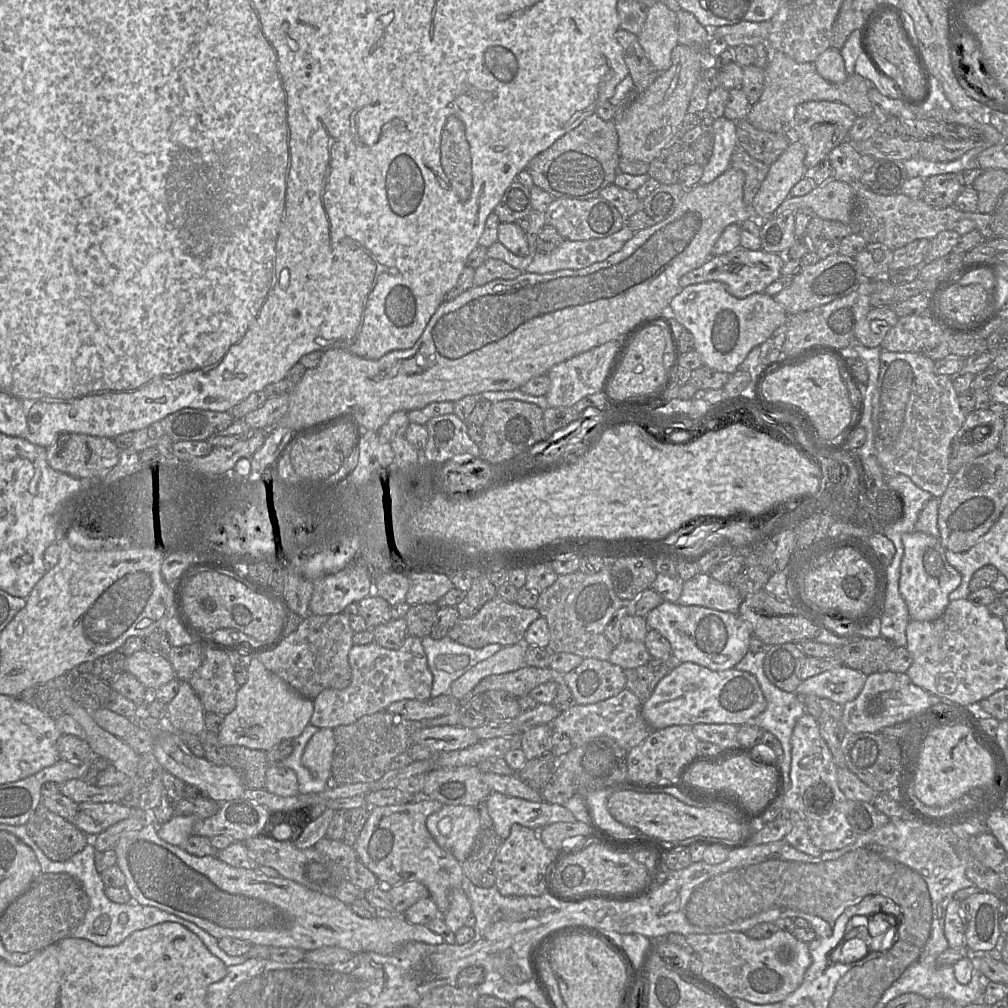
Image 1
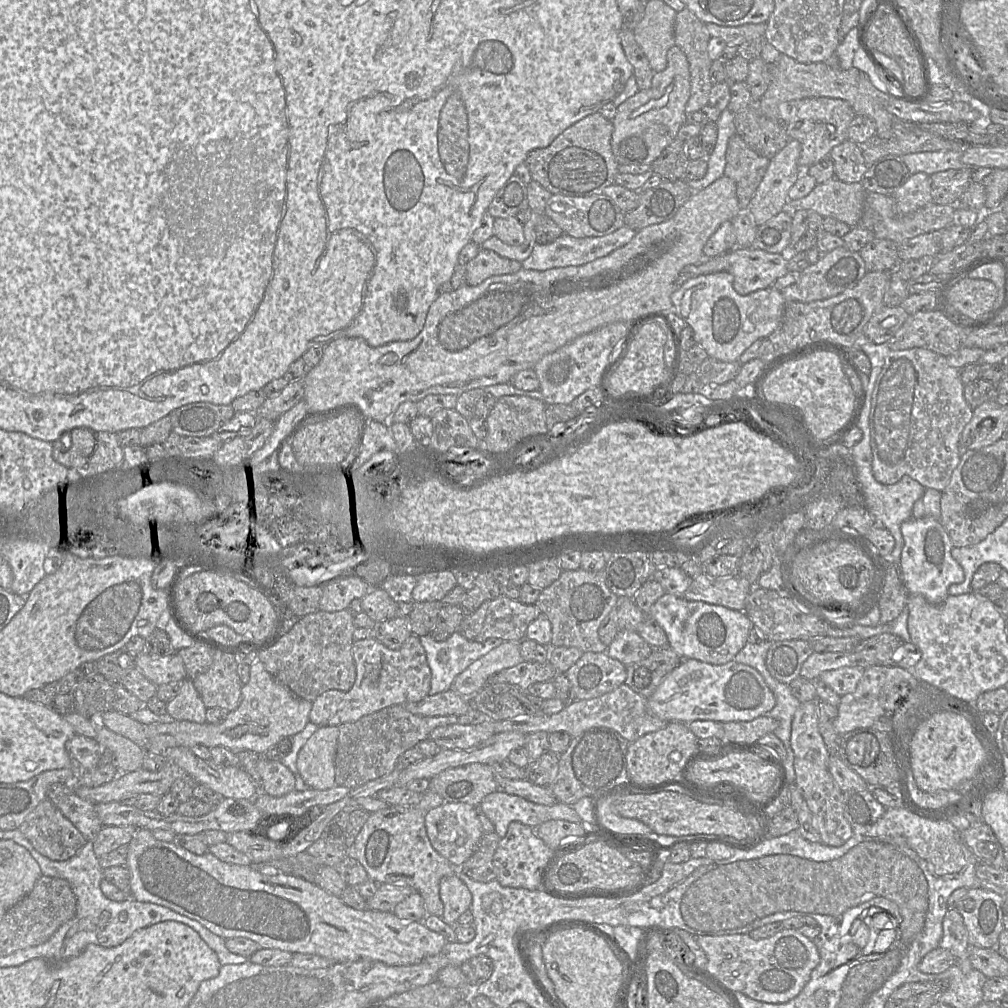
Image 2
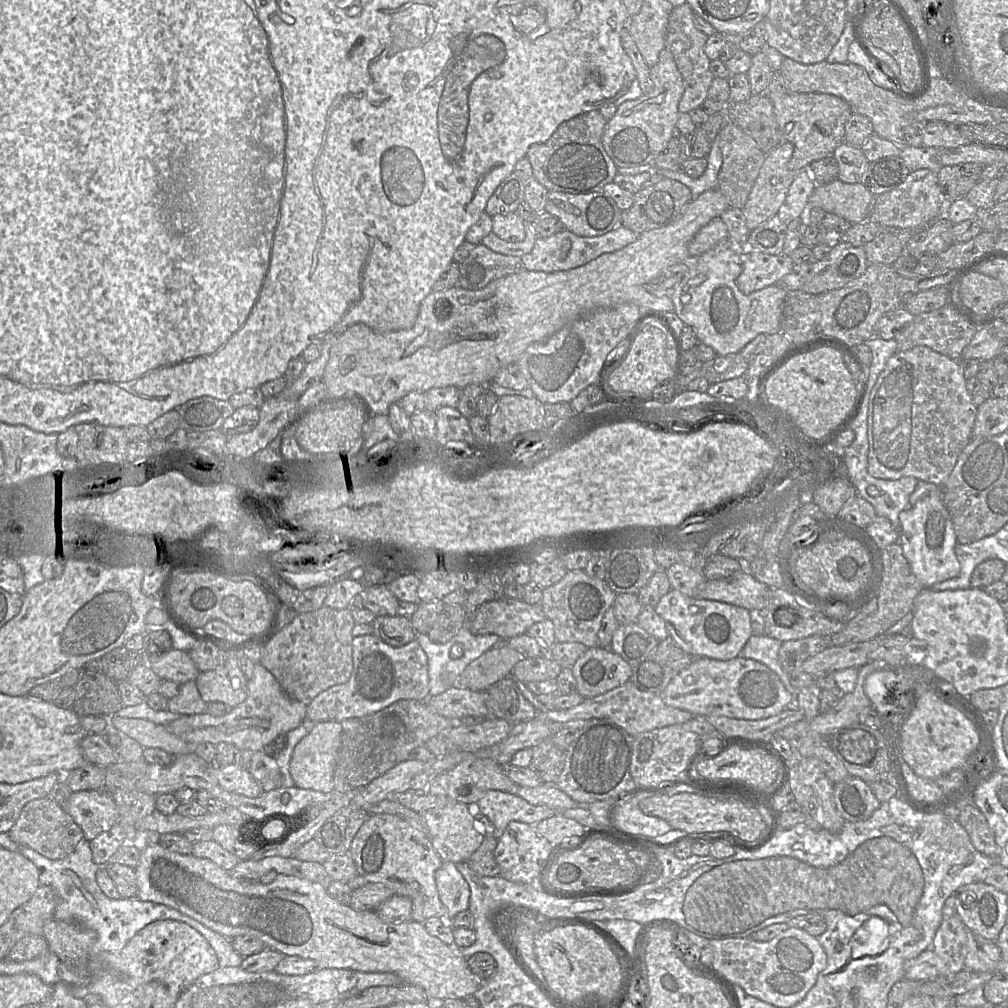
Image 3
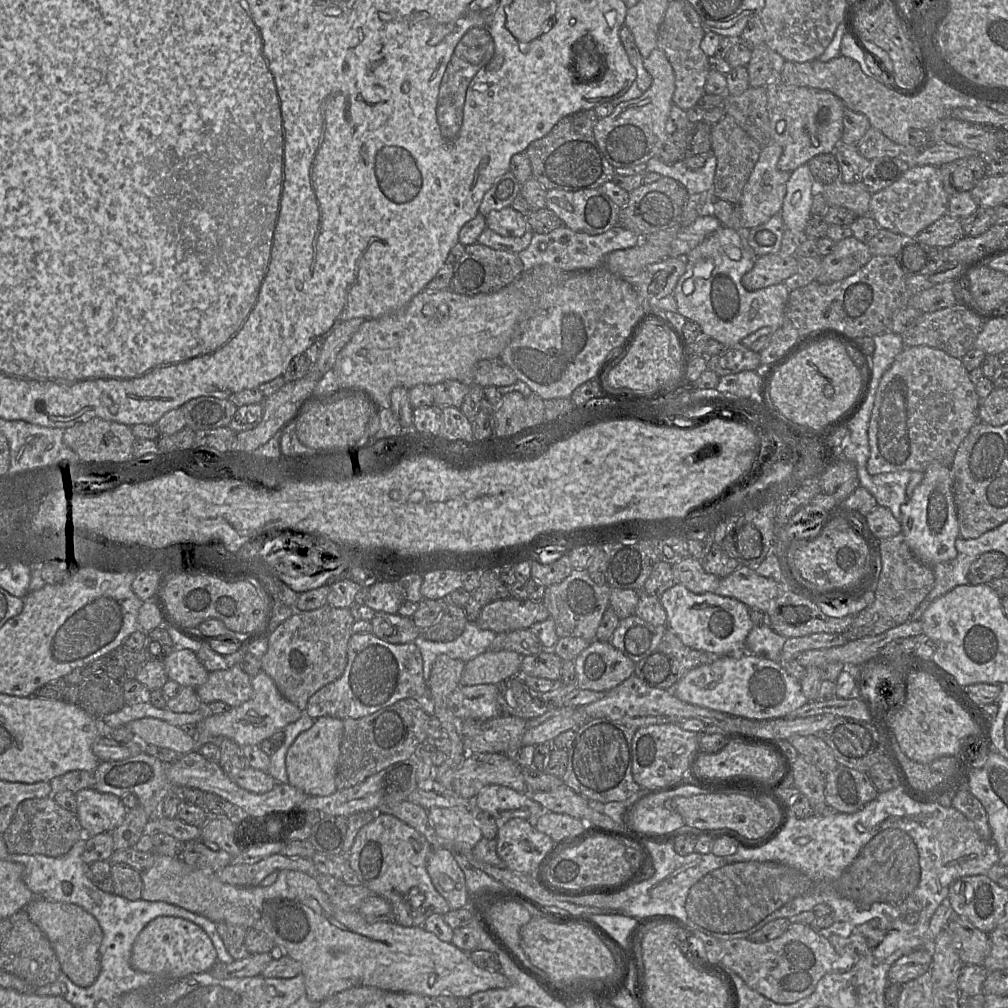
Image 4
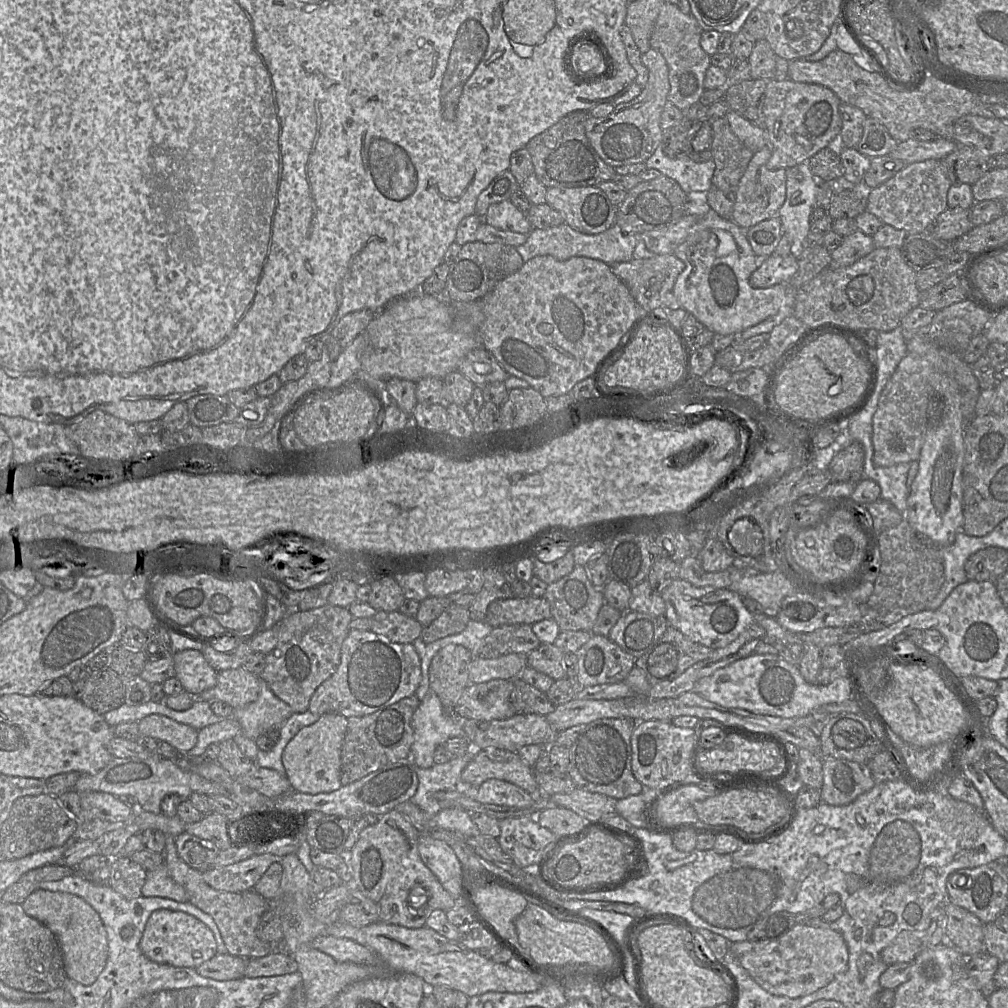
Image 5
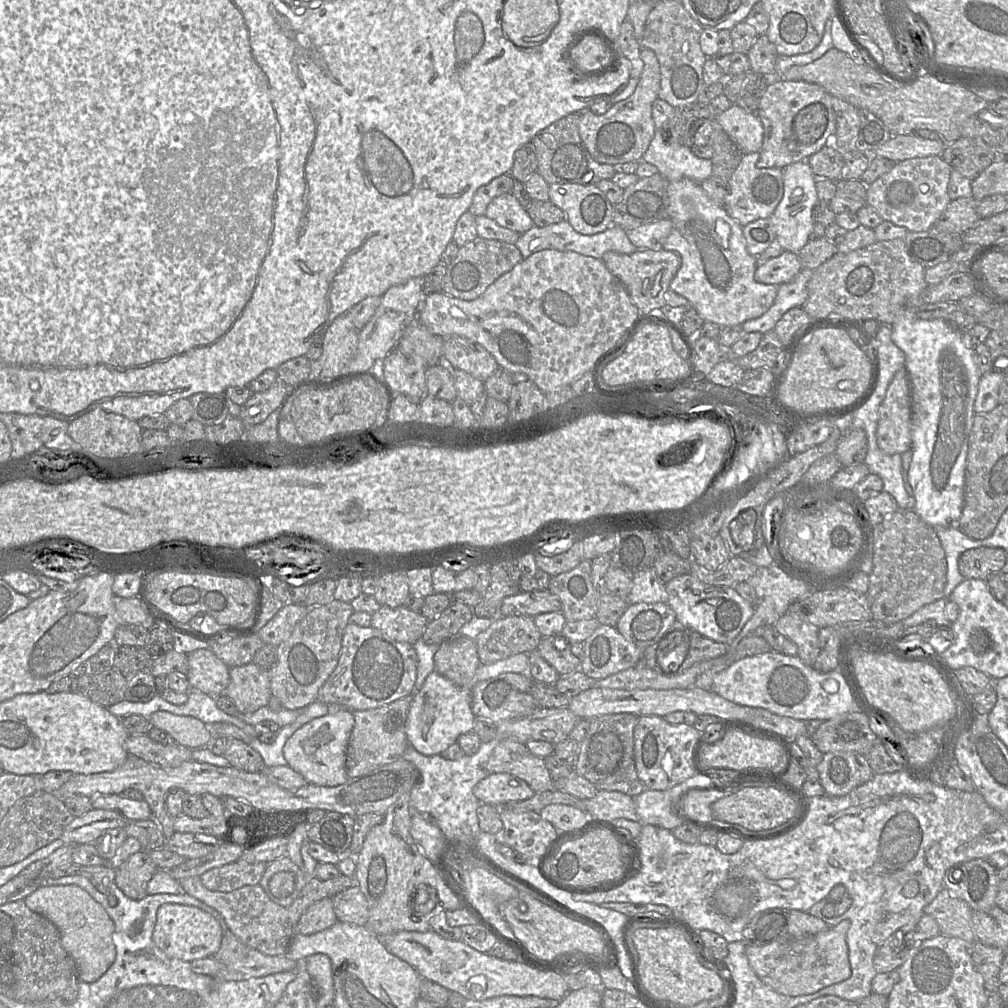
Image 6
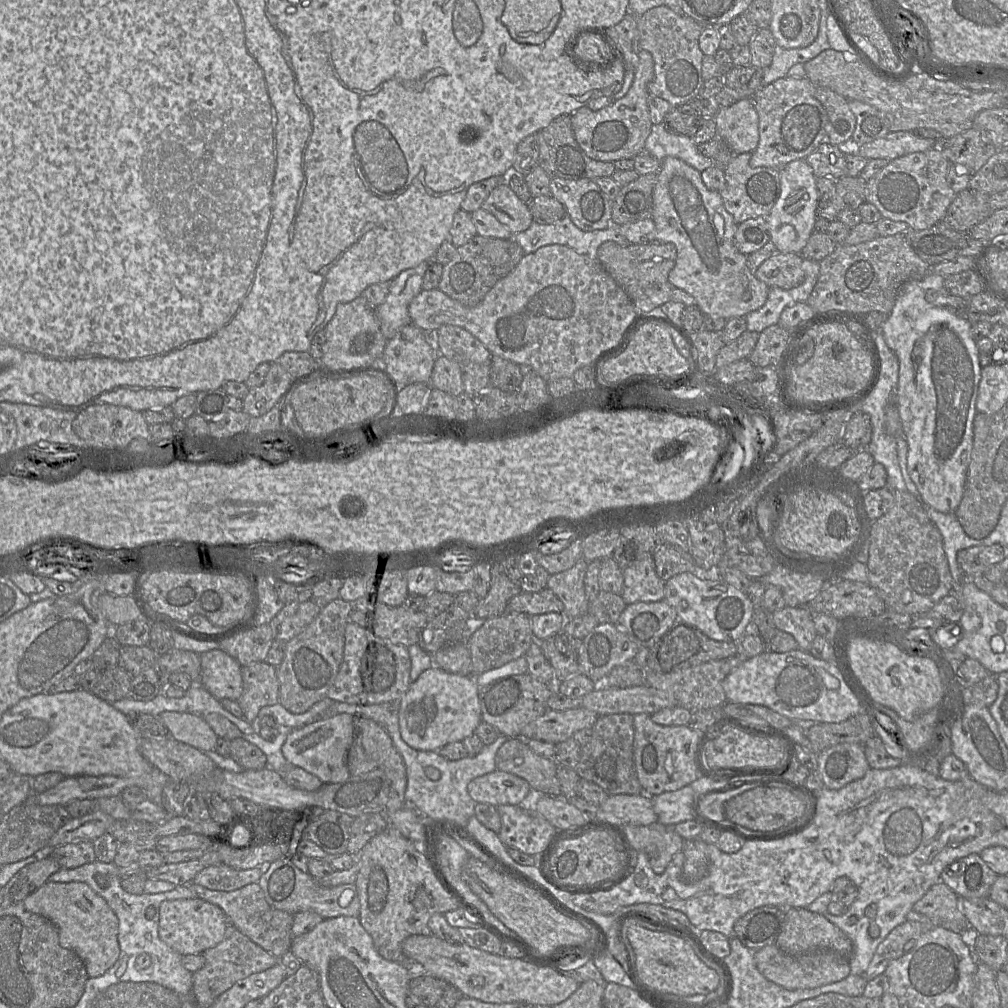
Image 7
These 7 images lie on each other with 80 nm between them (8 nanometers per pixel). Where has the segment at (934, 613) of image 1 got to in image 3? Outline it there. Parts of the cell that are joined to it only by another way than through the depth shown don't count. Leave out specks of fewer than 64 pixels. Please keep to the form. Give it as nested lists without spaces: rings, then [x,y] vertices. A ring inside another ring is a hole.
[[[942,487],[941,493],[929,494],[921,498],[914,506],[903,510],[899,515],[901,531],[899,541],[903,554],[907,559],[913,574],[924,588],[931,588],[935,583],[955,578],[960,573],[960,563],[955,554],[957,537],[953,527],[950,514],[943,501]]]

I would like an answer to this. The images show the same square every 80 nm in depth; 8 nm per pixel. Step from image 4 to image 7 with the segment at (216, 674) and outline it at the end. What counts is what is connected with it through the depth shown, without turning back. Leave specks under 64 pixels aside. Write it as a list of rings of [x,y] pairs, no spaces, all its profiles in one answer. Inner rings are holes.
[[[262,661],[242,666],[241,671],[243,691],[237,702],[244,719],[253,723],[262,707],[279,702],[276,667]]]

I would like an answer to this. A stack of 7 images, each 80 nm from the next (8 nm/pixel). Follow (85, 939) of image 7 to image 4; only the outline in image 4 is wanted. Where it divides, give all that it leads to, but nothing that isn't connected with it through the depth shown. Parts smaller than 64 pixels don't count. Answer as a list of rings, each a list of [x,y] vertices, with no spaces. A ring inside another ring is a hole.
[[[34,897],[24,910],[48,938],[67,977],[78,986],[90,986],[101,970],[99,948],[103,932],[98,921],[75,904],[50,902],[41,897]]]

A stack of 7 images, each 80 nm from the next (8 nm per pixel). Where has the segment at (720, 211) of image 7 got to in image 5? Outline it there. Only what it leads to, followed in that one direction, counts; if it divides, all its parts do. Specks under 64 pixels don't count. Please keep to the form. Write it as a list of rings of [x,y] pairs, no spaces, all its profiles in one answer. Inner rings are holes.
[[[712,210],[698,217],[687,238],[673,254],[684,263],[684,269],[675,279],[672,293],[681,308],[714,333],[742,332],[775,315],[784,303],[787,283],[768,288],[753,288],[749,284],[749,277],[760,259],[753,253],[745,230]]]

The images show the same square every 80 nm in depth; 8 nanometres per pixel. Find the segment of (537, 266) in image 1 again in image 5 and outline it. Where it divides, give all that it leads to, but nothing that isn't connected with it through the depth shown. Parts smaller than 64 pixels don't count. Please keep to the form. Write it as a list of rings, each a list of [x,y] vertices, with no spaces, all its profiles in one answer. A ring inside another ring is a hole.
[[[566,223],[548,229],[532,229],[524,244],[515,247],[524,263],[536,256],[549,255],[564,261],[571,257],[587,257],[600,260],[608,265],[627,262],[636,258],[639,253],[638,235],[625,234],[614,224],[606,231],[596,235],[586,235],[572,229]]]

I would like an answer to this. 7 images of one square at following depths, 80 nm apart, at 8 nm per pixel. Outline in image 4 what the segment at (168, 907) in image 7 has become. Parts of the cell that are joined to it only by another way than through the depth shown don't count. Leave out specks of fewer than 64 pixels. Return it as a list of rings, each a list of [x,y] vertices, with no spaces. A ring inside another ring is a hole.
[[[159,916],[148,922],[136,937],[130,957],[133,969],[164,981],[207,972],[216,962],[216,950],[206,932],[193,922],[174,916]]]

